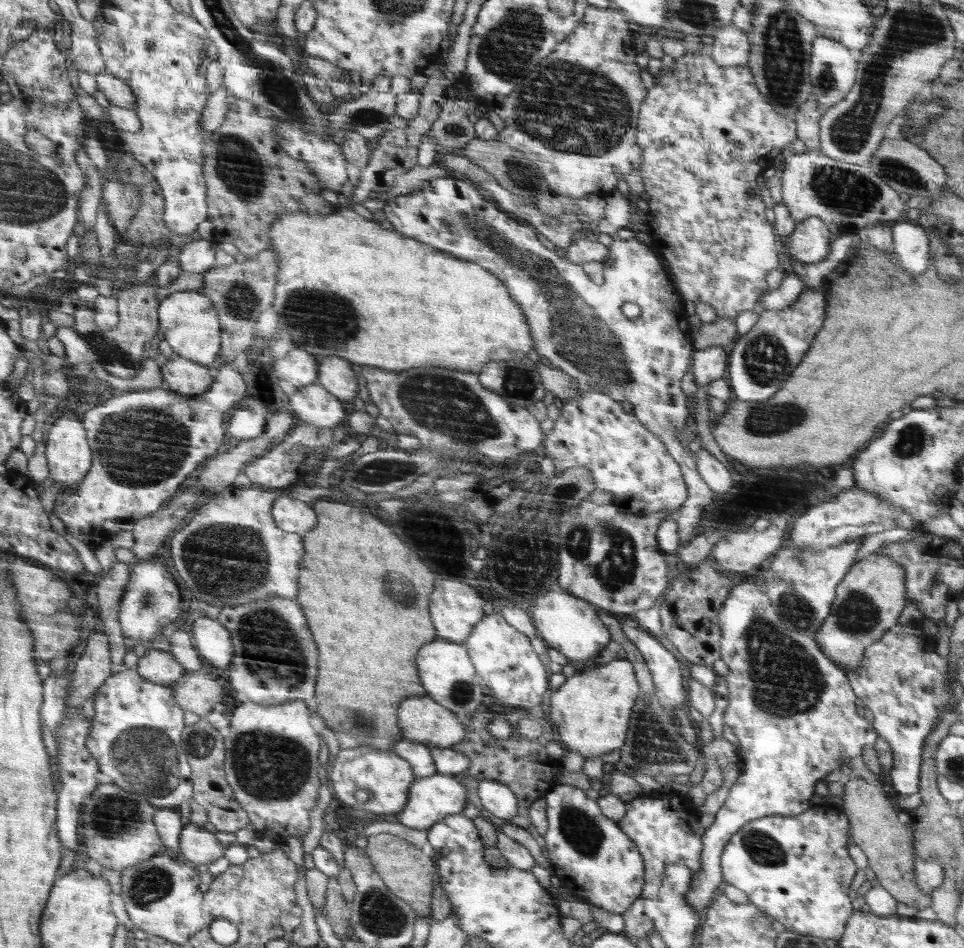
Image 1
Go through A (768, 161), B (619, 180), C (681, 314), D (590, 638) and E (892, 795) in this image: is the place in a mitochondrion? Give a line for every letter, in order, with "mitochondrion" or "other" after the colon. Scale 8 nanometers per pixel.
A: other
B: other
C: other
D: other
E: other

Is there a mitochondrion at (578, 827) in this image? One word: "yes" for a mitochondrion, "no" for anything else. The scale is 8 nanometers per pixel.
yes

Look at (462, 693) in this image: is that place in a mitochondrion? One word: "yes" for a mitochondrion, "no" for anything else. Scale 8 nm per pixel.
yes

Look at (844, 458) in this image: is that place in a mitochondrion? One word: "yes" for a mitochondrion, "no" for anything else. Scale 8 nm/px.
no

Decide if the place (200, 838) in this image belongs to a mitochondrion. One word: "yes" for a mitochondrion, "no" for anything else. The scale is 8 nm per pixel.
no

